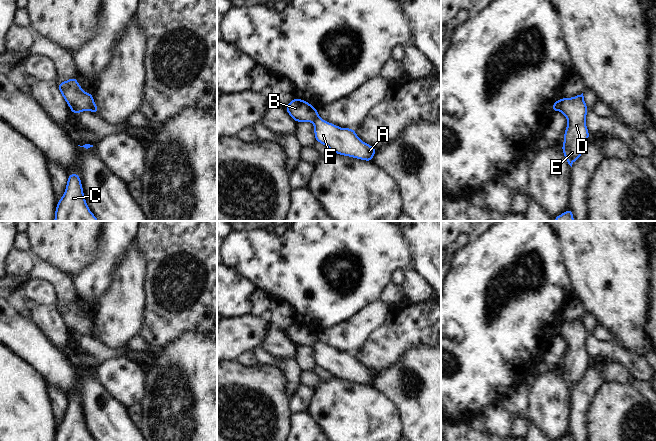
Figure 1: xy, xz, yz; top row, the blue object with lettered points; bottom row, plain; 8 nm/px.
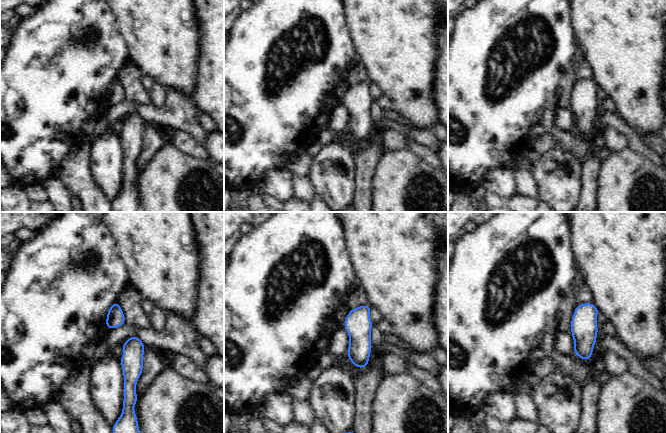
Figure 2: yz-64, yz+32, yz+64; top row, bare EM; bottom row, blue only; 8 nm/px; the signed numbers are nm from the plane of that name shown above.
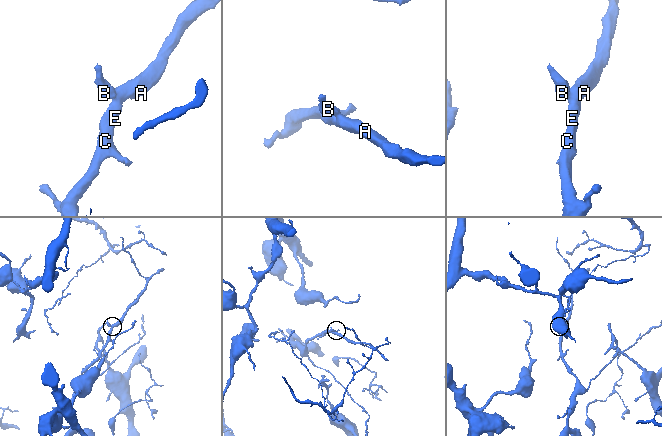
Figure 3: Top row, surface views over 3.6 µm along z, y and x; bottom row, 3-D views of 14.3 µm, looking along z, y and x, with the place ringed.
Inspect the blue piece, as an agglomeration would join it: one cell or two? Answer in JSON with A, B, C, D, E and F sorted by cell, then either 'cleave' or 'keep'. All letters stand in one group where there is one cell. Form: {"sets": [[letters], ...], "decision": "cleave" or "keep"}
{"sets": [["A", "C", "D", "E", "F"], ["B"]], "decision": "cleave"}

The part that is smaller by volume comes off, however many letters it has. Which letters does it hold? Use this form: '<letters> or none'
B

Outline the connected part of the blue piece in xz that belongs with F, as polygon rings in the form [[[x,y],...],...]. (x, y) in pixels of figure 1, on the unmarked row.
[[[319,340],[313,345],[315,365],[333,377],[372,386],[377,372],[362,365],[352,352],[341,352]]]

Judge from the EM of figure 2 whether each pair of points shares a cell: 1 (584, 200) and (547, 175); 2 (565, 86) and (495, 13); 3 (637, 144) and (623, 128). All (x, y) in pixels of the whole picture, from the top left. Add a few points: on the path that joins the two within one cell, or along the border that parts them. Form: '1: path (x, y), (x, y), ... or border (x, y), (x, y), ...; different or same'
1: border (581, 174), (581, 191), (578, 201); different
2: border (571, 60), (557, 87), (556, 104); different
3: path (633, 140), (627, 132); same

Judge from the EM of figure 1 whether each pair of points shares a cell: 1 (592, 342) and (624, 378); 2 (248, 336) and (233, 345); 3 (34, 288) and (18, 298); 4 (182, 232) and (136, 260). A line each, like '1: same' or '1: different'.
1: different
2: same
3: different
4: different

